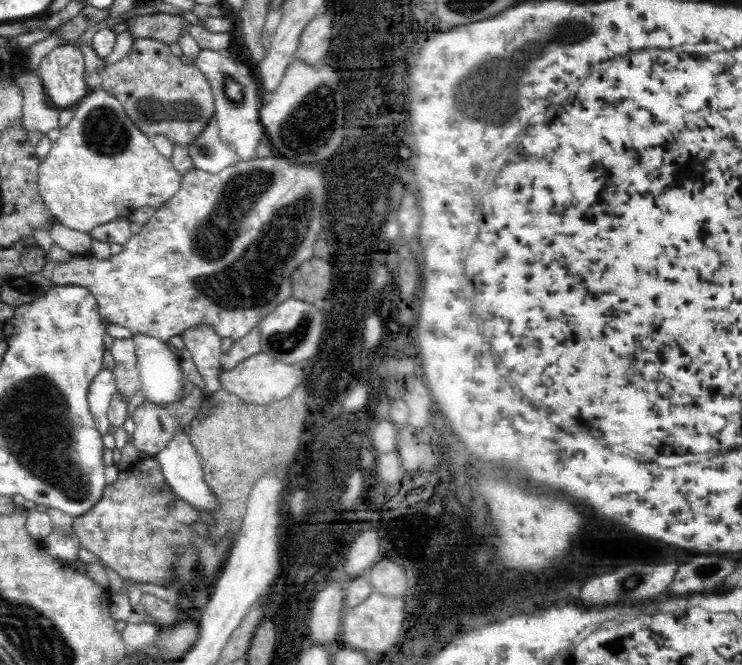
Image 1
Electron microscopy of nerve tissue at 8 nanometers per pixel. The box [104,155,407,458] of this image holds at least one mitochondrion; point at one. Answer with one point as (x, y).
(239, 275)

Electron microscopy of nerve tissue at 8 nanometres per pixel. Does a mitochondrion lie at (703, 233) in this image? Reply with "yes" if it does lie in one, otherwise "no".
no

